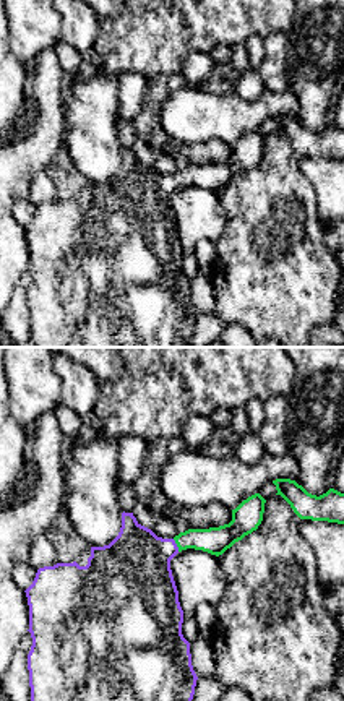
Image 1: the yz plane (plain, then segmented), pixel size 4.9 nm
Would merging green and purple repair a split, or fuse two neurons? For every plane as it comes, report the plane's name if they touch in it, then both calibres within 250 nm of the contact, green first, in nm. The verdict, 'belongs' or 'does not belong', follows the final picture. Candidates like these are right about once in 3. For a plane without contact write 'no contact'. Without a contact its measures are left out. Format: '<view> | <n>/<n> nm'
yz | 140/360 nm

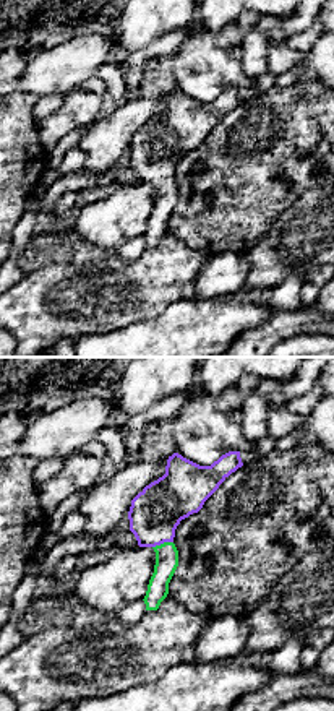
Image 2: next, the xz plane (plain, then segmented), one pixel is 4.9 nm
xz | 110/260 nm

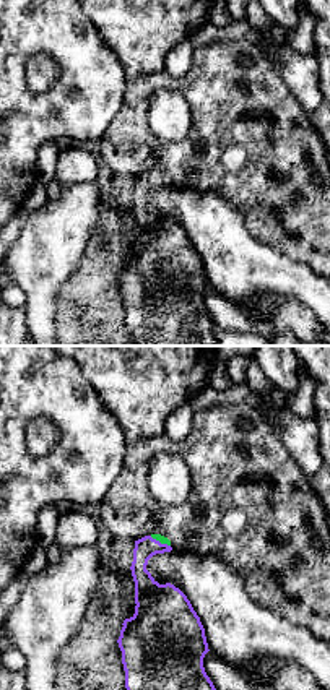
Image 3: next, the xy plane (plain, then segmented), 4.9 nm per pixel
xy | 40/120 nm

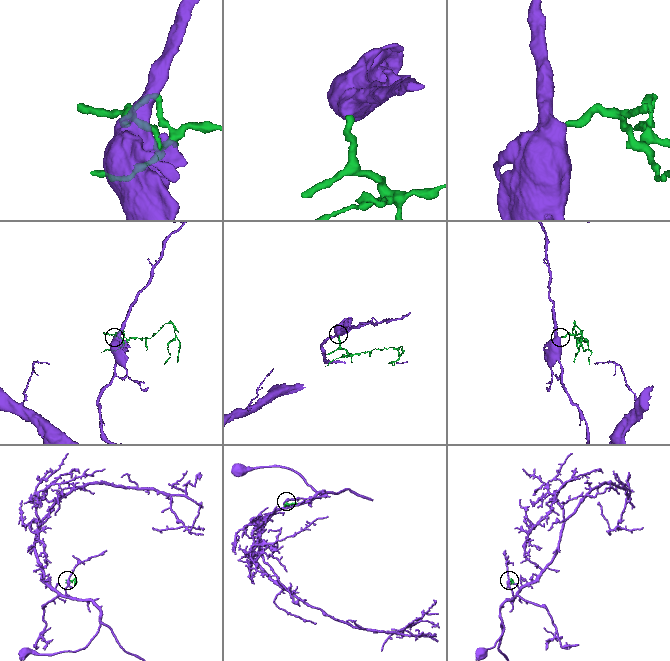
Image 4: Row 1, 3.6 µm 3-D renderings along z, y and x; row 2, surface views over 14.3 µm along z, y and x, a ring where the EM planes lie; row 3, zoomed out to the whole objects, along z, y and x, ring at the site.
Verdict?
belongs

